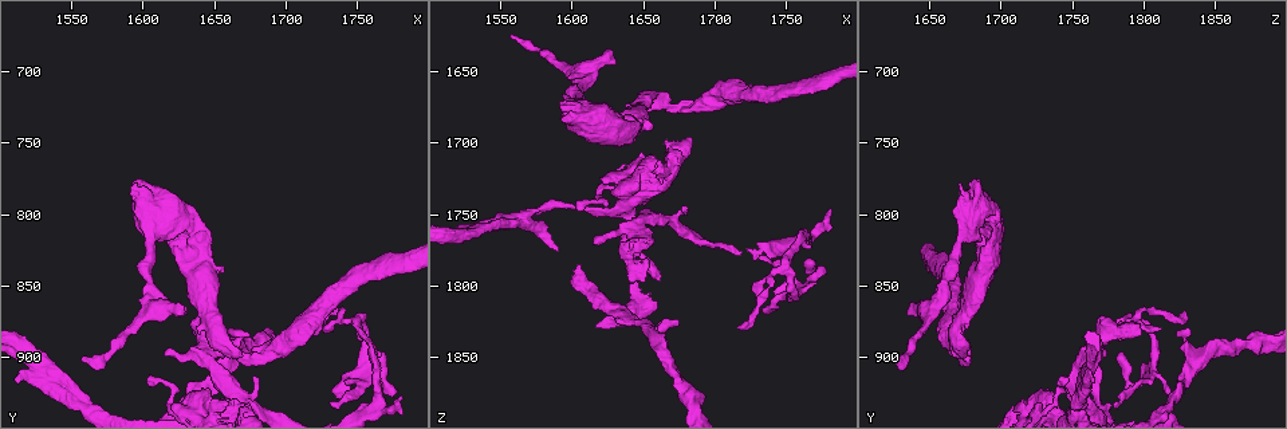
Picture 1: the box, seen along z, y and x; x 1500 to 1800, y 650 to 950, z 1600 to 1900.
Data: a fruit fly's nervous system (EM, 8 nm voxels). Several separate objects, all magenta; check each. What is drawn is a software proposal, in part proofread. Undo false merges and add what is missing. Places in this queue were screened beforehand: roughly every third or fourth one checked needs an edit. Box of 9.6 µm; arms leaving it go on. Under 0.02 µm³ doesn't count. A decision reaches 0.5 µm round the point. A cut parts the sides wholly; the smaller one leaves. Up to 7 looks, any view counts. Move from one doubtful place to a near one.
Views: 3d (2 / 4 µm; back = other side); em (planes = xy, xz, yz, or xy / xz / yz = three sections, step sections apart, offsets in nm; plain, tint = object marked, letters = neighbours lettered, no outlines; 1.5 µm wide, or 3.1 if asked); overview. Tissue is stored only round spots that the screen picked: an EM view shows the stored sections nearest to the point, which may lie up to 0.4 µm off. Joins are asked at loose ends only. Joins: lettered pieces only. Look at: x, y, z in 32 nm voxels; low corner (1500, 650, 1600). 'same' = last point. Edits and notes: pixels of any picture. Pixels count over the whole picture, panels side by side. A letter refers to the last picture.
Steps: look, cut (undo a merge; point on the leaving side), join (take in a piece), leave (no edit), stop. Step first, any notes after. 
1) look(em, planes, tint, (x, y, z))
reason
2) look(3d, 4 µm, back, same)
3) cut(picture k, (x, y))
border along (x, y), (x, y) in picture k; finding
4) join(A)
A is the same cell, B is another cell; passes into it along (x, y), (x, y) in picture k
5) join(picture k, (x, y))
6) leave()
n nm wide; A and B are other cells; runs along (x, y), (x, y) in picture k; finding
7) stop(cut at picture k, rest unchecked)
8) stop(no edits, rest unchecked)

look(3d, 2 µm, (1556, 900, 1626))
tapers out

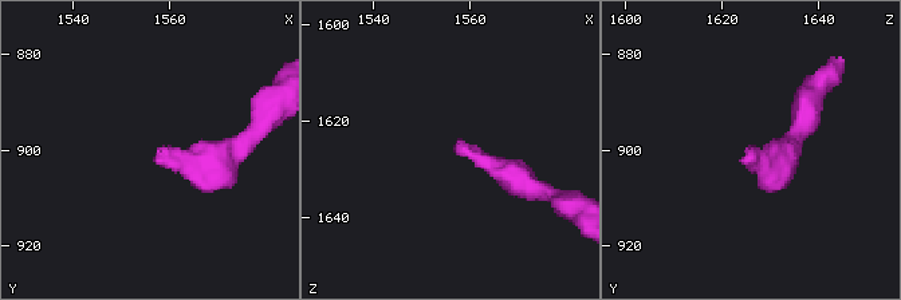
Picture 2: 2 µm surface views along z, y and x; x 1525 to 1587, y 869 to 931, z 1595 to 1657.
look(em, planes, letters, (1557, 899, 1625))

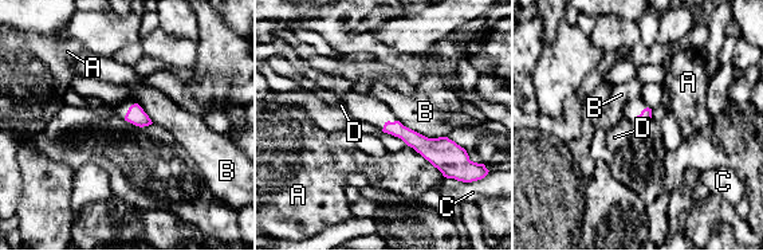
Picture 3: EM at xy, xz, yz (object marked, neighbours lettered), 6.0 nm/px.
leave()
A, B, C and D are other cells; border along (405, 125), (428, 137), (445, 137) in picture 3; no lettered piece goes on from it

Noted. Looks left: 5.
look(em, xy, step 8, tint, (1768, 918, 1792))
abrupt turn

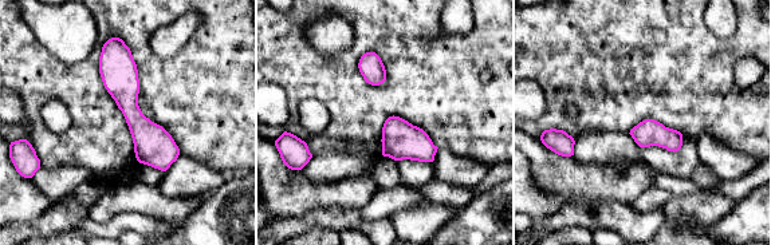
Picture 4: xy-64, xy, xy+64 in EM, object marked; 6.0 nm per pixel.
look(em, planes, letters, same)
another direction

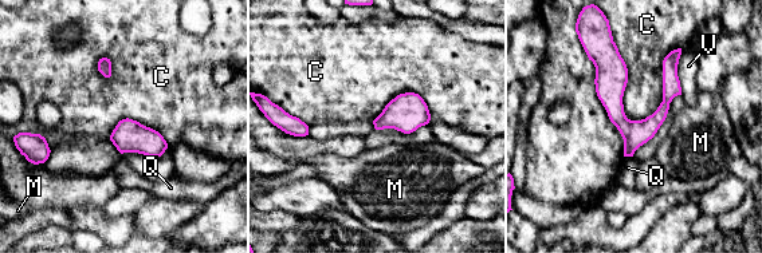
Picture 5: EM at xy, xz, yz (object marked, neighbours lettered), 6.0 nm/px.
leave()
160 nm wide; C, M, Q and V are other cells; runs along (607, 46), (629, 153) in picture 5; continuous, no second cell

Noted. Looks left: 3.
look(em, planes, tint, (1616, 896, 1770))
free end

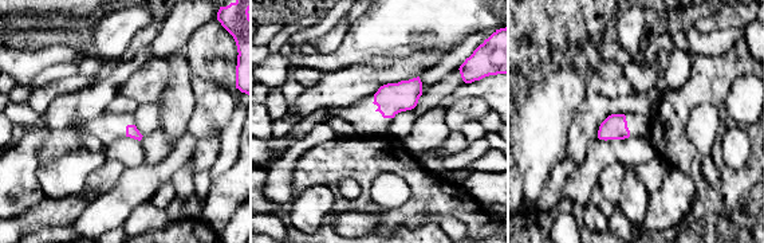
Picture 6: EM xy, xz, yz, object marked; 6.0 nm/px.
look(em, planes, letters, same)

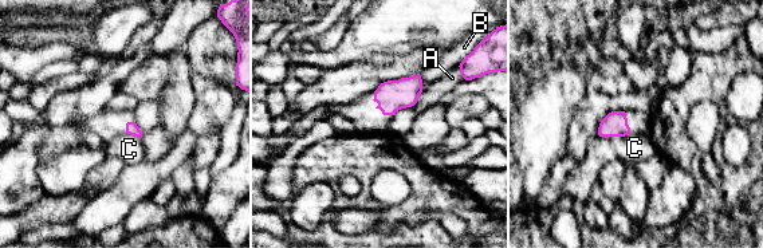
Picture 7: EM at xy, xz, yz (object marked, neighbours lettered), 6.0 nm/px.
leave()
A, B and C are other cells; border along (126, 133), (140, 138) in picture 7; none of them fits

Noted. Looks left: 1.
stop(no edits, rest unchecked)

